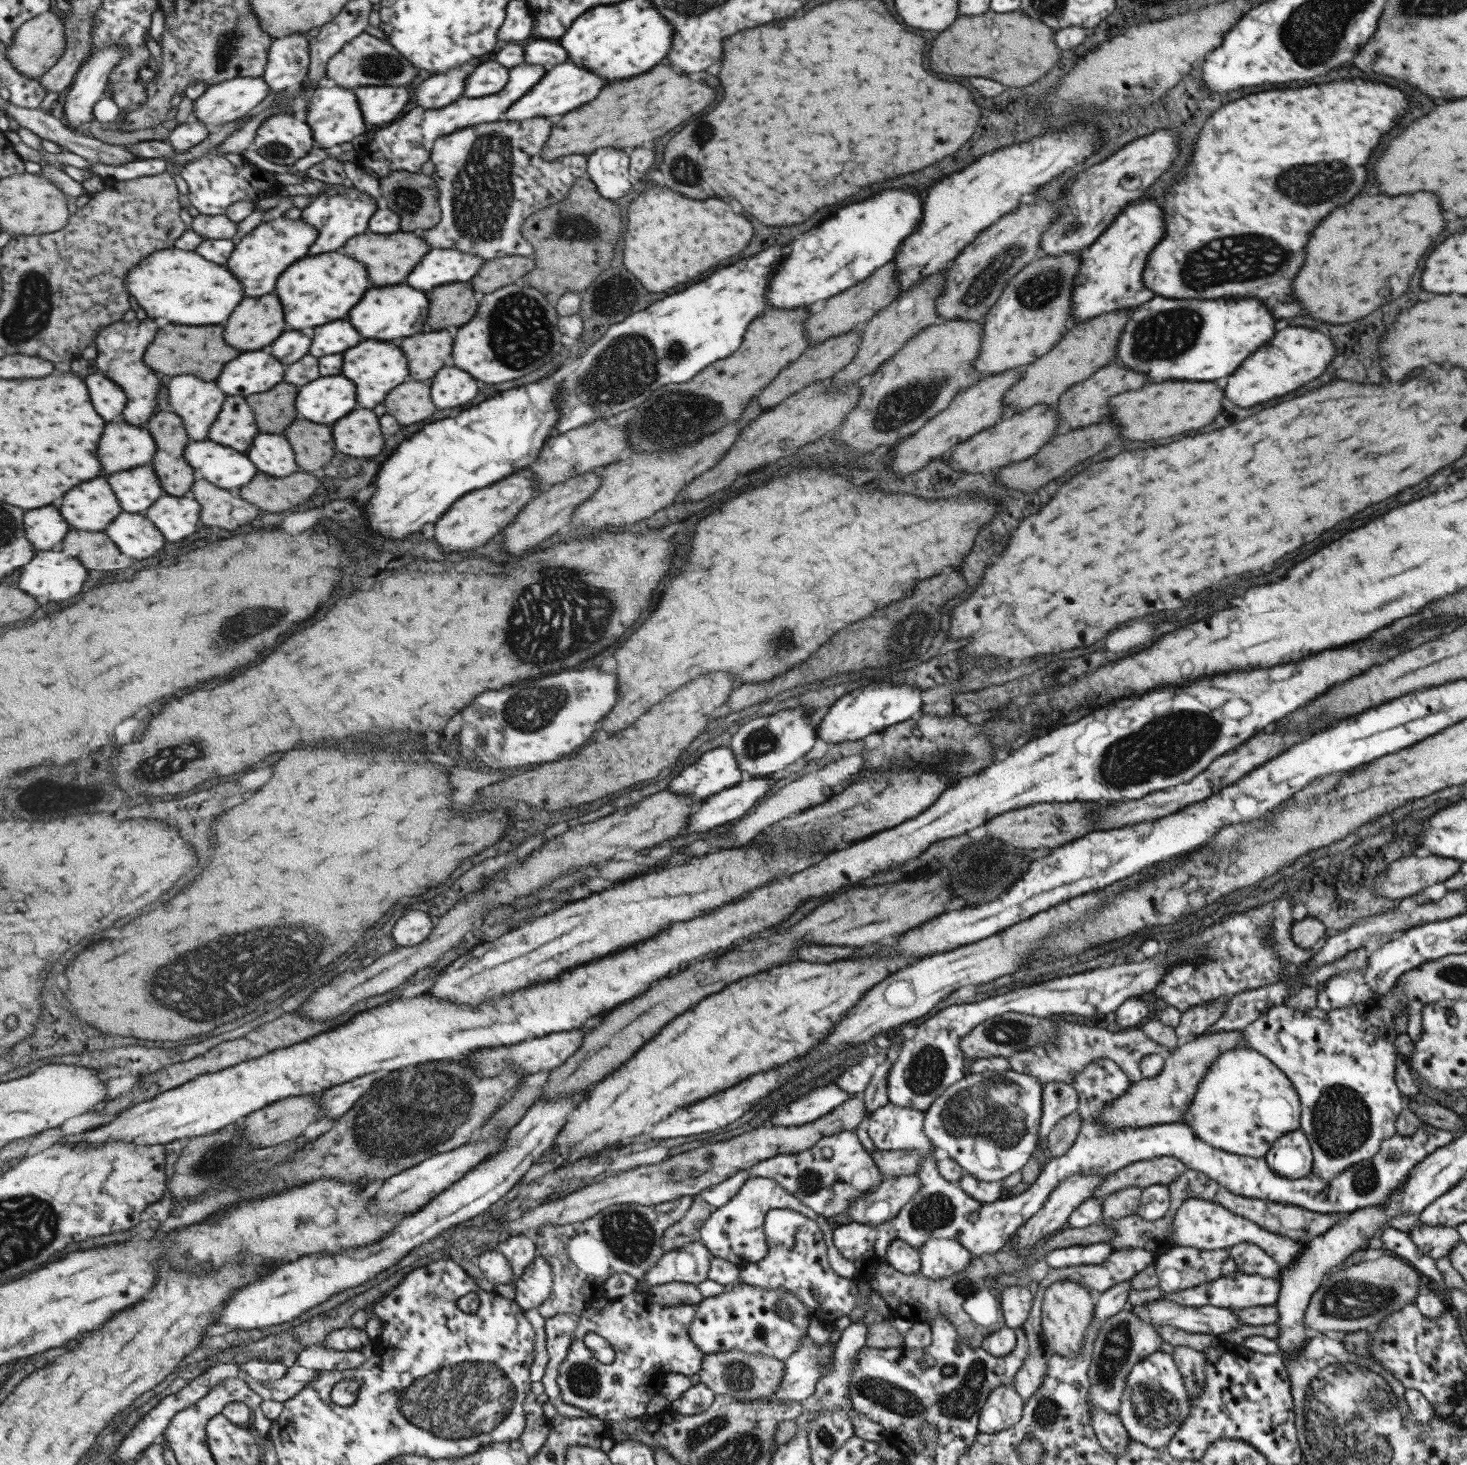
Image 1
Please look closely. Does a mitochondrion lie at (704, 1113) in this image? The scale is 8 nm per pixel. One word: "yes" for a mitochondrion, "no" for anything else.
no

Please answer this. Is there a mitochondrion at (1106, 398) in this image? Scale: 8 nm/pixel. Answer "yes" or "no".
no

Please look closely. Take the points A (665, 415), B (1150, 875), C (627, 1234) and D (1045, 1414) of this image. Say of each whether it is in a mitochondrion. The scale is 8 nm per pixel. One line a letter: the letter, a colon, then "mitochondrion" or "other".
A: mitochondrion
B: other
C: mitochondrion
D: mitochondrion

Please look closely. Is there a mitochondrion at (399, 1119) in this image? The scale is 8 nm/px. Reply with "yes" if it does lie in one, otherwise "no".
yes

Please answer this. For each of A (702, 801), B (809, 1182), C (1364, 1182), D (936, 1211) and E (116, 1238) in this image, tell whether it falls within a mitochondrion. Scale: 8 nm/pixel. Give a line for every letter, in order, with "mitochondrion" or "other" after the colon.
A: other
B: mitochondrion
C: mitochondrion
D: mitochondrion
E: other

